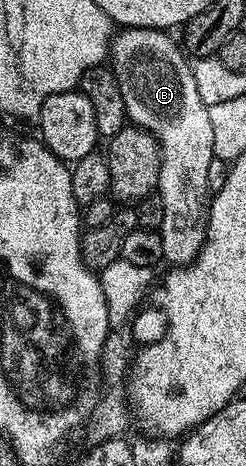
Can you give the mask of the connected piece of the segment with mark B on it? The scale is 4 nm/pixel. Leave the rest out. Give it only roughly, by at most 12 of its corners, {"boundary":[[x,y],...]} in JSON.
{"boundary":[[121,28],[107,60],[126,117],[161,147],[159,229],[193,263],[211,203],[210,105],[159,28]]}

